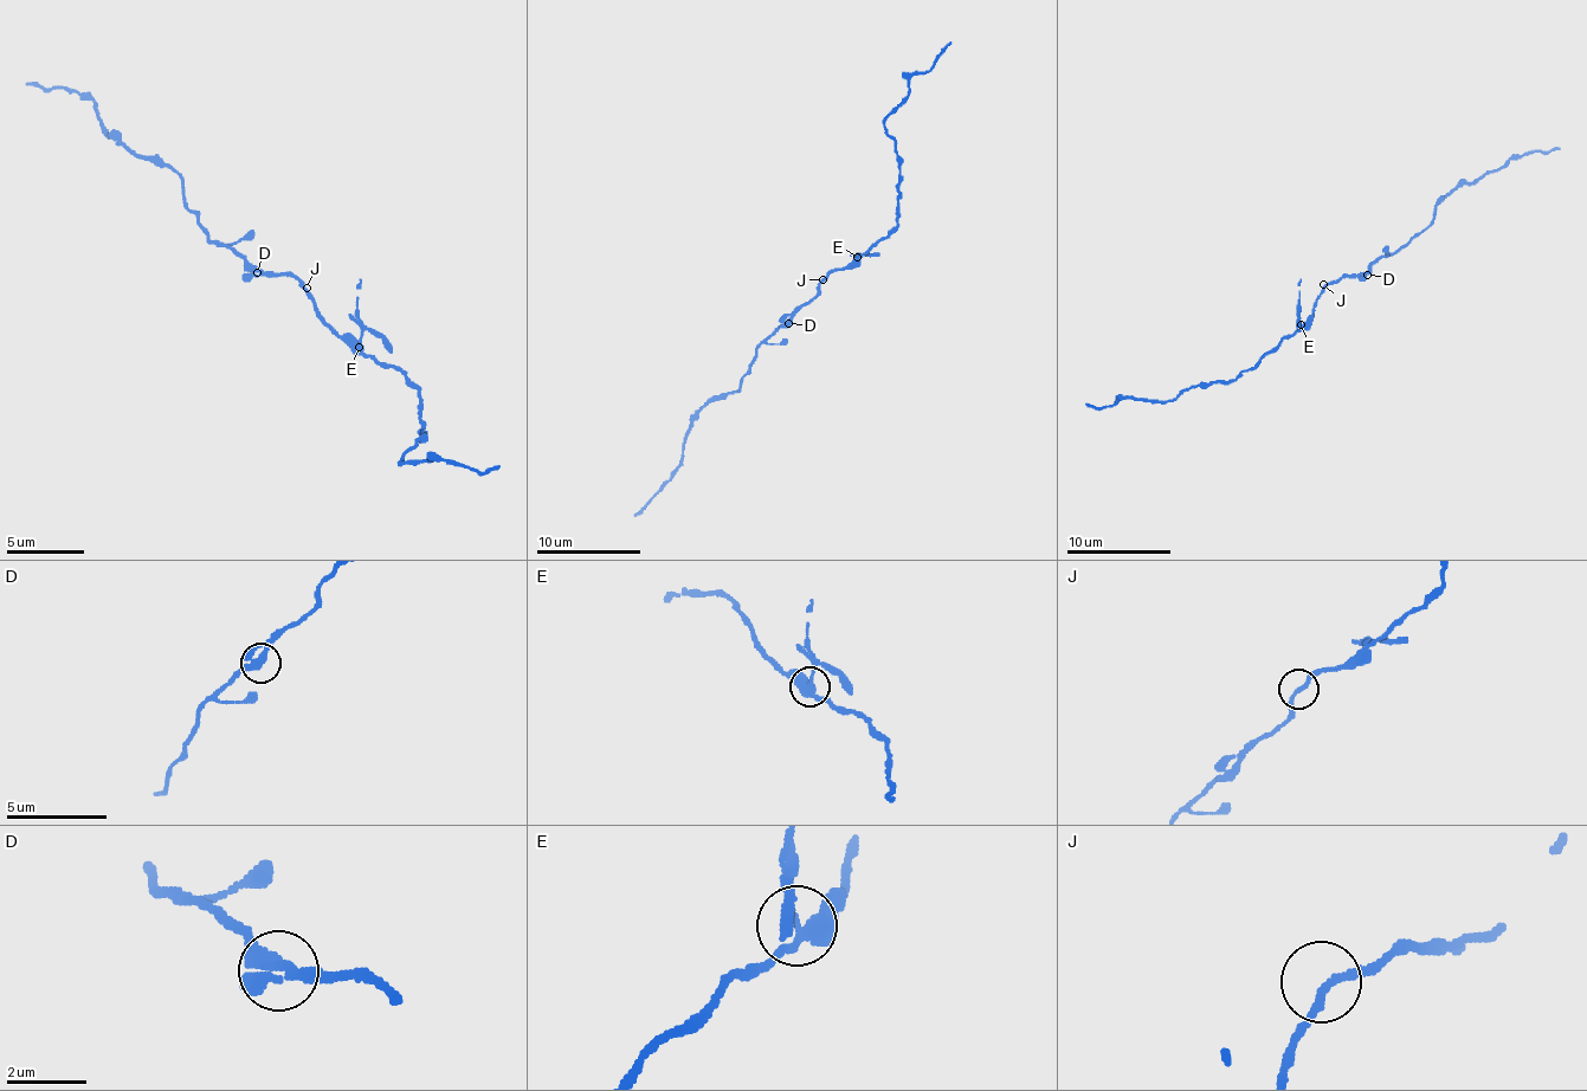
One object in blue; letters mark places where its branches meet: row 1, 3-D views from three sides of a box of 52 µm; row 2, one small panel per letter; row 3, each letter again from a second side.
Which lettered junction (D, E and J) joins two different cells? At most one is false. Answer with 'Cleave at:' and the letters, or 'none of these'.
Cleave at: E

